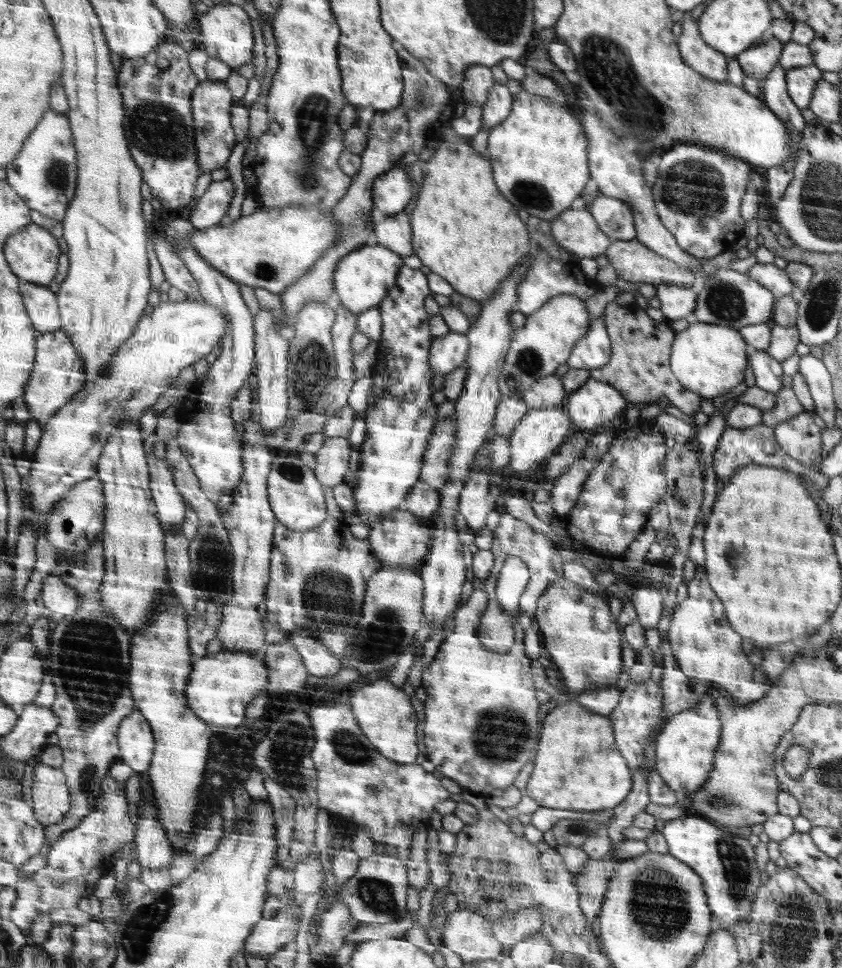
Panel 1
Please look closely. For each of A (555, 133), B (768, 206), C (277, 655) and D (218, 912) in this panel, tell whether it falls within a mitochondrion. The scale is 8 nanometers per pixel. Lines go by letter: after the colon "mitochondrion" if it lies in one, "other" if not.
A: other
B: other
C: other
D: other

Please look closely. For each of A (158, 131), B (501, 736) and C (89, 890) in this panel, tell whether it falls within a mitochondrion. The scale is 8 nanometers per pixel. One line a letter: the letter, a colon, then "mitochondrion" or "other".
A: mitochondrion
B: mitochondrion
C: other

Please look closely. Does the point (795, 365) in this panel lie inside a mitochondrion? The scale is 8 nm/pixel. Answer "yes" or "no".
no

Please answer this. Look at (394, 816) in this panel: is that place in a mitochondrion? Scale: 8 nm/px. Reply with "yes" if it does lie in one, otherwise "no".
no

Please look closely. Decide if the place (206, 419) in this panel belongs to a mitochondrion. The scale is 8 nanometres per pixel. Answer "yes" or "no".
yes

